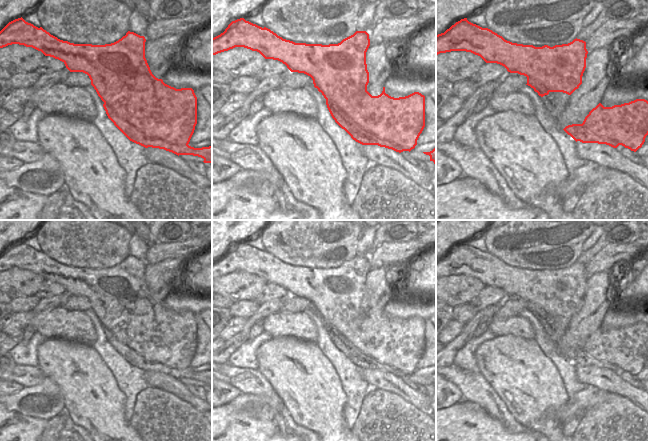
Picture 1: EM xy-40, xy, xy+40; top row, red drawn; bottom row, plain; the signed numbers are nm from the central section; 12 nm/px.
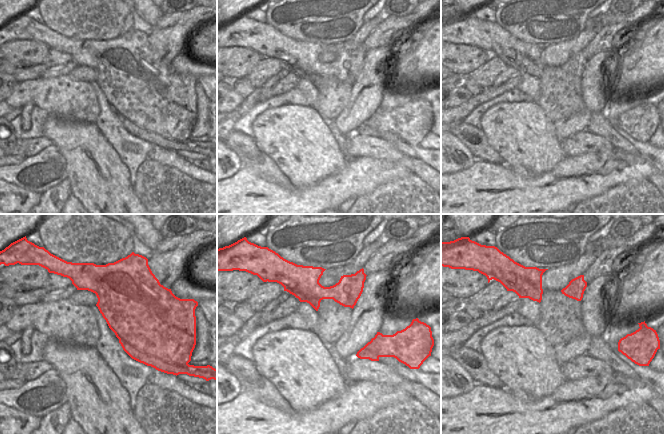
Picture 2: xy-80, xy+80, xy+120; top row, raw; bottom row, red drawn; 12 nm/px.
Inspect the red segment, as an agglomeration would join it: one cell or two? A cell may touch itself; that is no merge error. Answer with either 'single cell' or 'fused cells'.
fused cells

